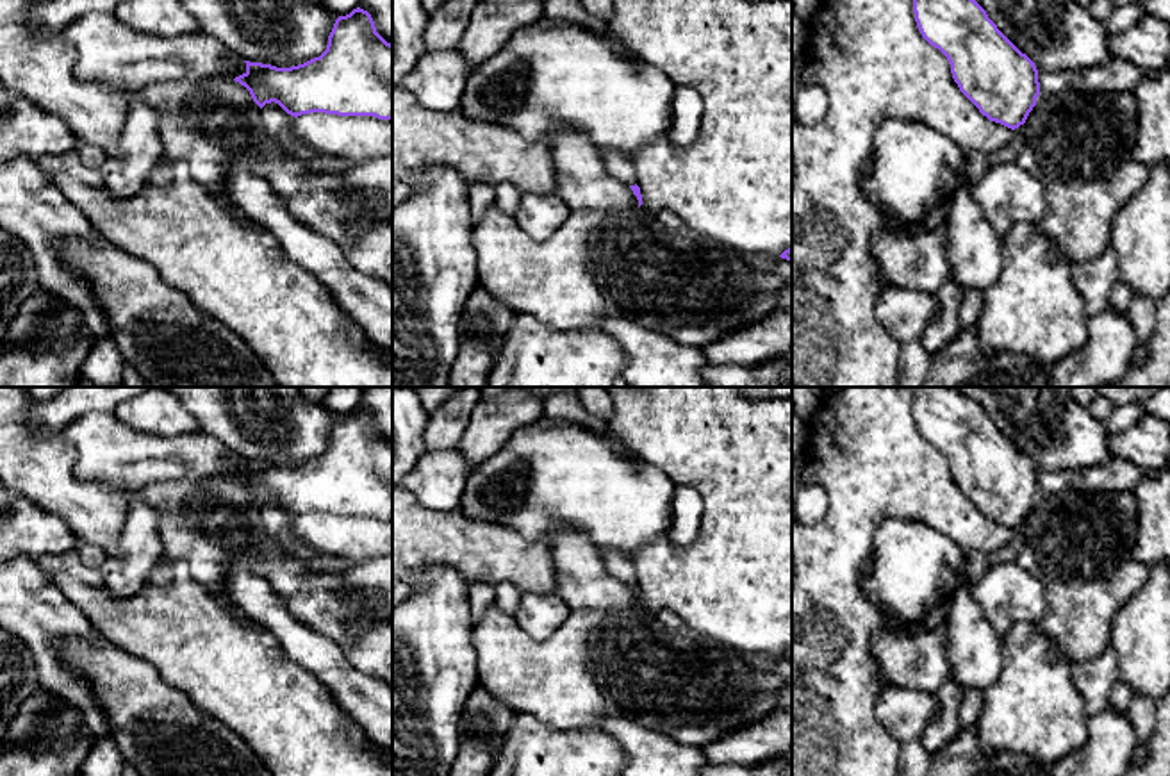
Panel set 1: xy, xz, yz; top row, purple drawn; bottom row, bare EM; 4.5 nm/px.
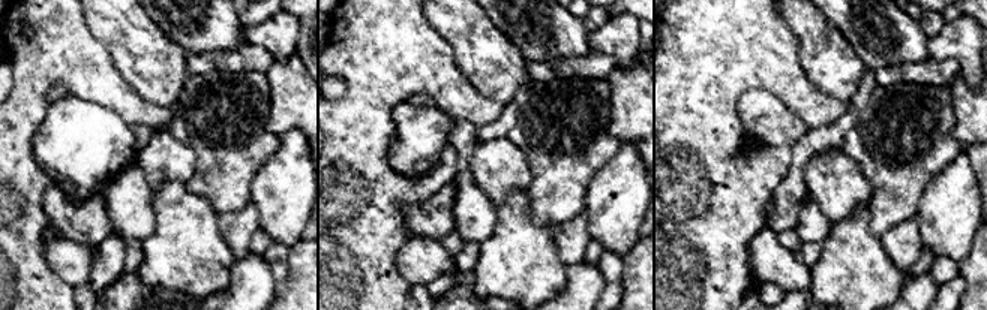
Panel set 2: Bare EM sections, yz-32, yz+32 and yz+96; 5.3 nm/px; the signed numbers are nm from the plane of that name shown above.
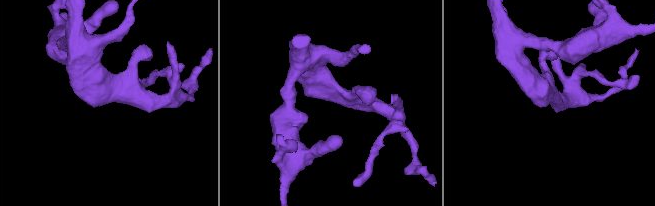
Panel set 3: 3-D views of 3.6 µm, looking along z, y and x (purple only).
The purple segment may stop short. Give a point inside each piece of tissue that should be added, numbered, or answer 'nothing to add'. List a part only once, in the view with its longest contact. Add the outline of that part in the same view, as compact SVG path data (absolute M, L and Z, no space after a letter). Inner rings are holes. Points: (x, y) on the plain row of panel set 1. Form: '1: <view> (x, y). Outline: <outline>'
nothing to add

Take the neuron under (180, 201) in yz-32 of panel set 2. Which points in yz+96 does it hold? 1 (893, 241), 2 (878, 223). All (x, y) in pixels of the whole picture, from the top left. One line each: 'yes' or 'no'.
1: no
2: no

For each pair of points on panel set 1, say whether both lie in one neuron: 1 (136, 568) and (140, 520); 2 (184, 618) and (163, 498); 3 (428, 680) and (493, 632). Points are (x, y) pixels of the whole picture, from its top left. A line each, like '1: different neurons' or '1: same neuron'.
1: same neuron
2: different neurons
3: different neurons

